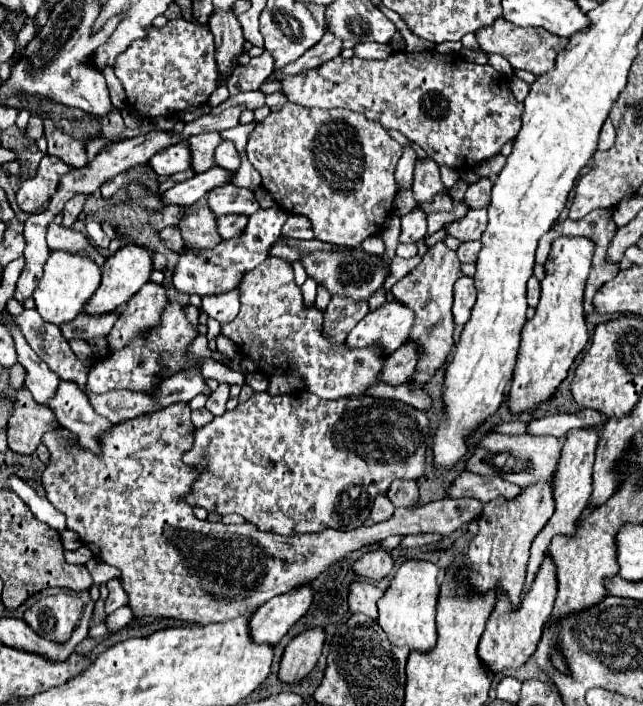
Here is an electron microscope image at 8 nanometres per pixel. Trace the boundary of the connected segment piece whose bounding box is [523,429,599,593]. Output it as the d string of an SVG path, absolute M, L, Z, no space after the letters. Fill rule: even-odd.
M575 429L575 431L569 431L569 435L565 437L561 459L557 463L557 471L555 471L553 481L551 481L551 485L553 485L555 513L553 513L553 517L547 521L547 525L541 529L541 533L537 533L537 537L531 543L531 557L529 557L529 563L527 563L527 577L525 577L523 593L529 591L529 585L533 583L535 575L537 575L537 571L541 567L541 561L545 559L545 553L549 549L551 539L557 533L565 533L565 535L573 533L579 517L583 515L583 511L589 505L589 495L591 495L591 489L593 489L591 473L593 473L593 461L595 461L597 441L599 441L597 429Z

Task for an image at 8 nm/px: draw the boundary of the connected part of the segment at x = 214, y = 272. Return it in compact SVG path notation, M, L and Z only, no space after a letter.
M271 207L267 211L257 211L249 217L247 229L237 235L231 237L227 241L221 241L219 245L211 247L211 249L188 249L186 248L183 257L179 257L175 269L173 269L173 287L179 293L187 293L187 295L219 295L219 293L227 293L231 289L235 289L241 281L241 277L255 269L257 265L261 265L261 261L267 259L269 247L273 245L273 241L277 237L281 237L281 227L287 219L287 213L281 207Z

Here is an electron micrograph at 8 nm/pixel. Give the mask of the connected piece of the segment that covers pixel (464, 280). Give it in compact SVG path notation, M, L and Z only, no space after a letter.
M461 277L455 283L455 301L453 301L453 317L457 325L465 325L471 317L471 307L475 305L475 283L473 277Z

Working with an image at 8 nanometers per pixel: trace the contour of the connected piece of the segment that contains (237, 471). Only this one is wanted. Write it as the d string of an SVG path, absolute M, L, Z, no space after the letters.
M295 391L287 395L269 395L269 393L253 393L251 399L239 403L237 409L225 411L221 417L215 417L211 423L193 429L193 447L185 453L185 465L197 469L199 477L191 485L185 501L191 507L203 507L209 513L227 515L239 513L247 523L253 523L261 531L271 531L277 535L299 535L299 533L321 533L325 529L357 529L365 523L371 513L373 499L381 493L387 493L389 485L395 479L417 479L421 477L427 463L427 441L429 441L429 419L423 411L405 405L395 399L375 399L375 397L353 397L353 399L337 399L337 401L321 401L321 397L313 397L313 393Z

